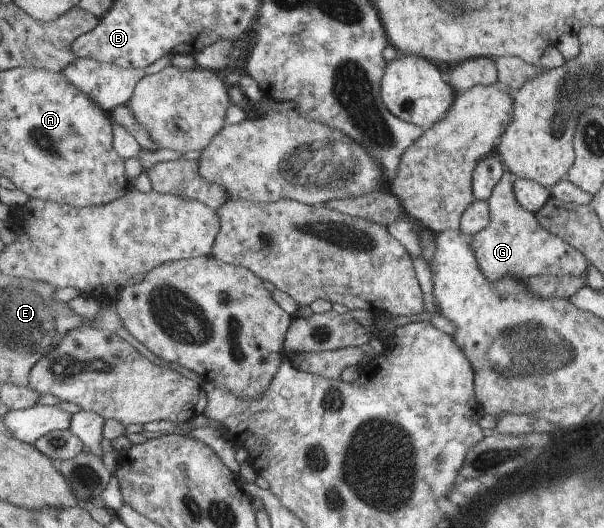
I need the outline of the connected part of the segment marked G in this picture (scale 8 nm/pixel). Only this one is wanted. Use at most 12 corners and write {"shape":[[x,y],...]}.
{"shape":[[504,170],[471,239],[487,280],[585,278],[588,259],[517,203]]}

